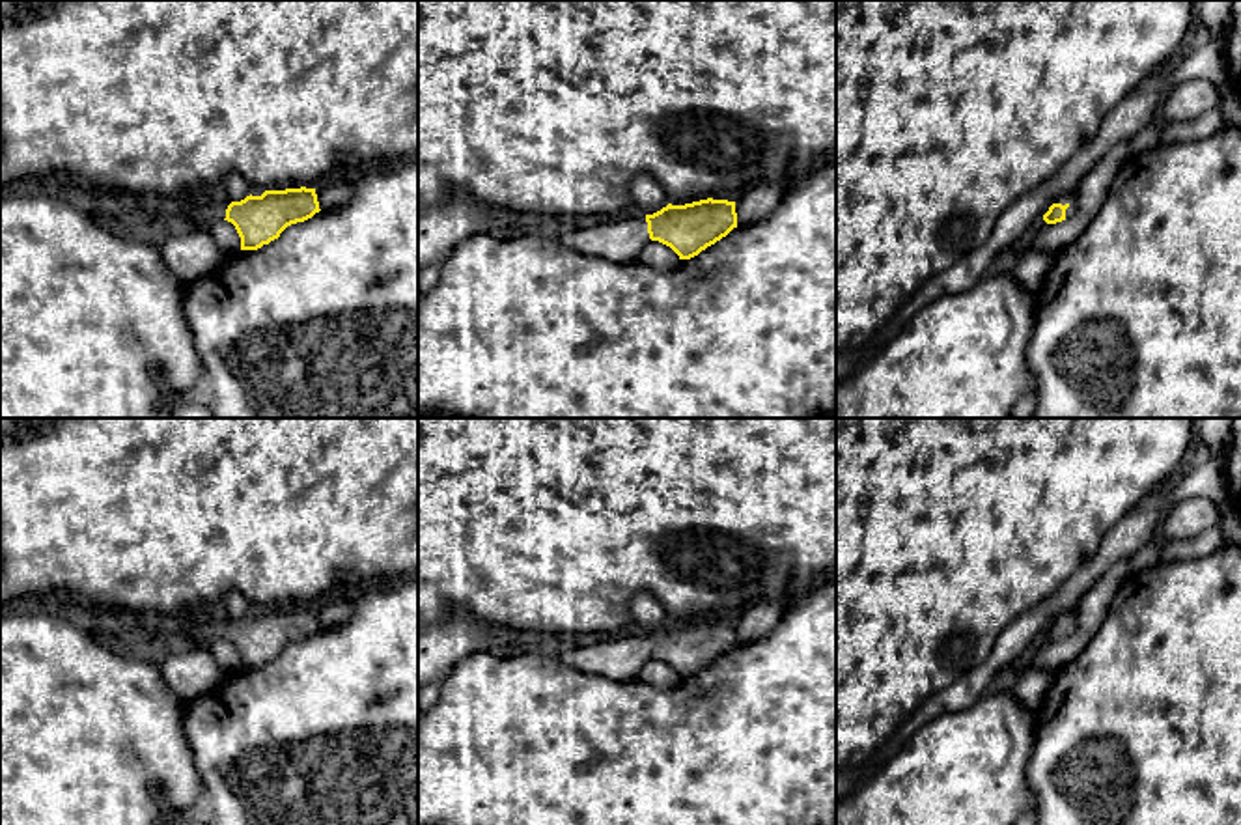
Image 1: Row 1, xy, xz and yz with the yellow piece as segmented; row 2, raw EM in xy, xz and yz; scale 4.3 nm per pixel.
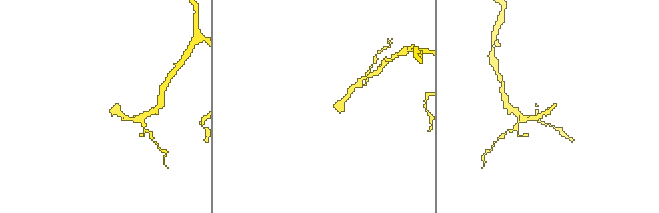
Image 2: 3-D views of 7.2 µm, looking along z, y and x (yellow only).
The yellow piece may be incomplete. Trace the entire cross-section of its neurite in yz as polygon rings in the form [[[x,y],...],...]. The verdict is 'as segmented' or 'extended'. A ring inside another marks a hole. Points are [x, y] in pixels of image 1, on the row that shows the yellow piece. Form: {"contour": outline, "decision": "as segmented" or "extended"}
{"contour": [[[1075,190],[1060,198],[1056,203],[1053,203],[1049,211],[1043,215],[1043,220],[1047,224],[1056,224],[1056,222],[1075,217],[1077,213],[1079,213],[1079,196]]], "decision": "extended"}

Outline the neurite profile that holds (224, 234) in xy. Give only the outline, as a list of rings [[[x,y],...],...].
[[[228,220],[215,222],[211,233],[222,254],[233,254],[241,250],[241,237],[231,222]]]

